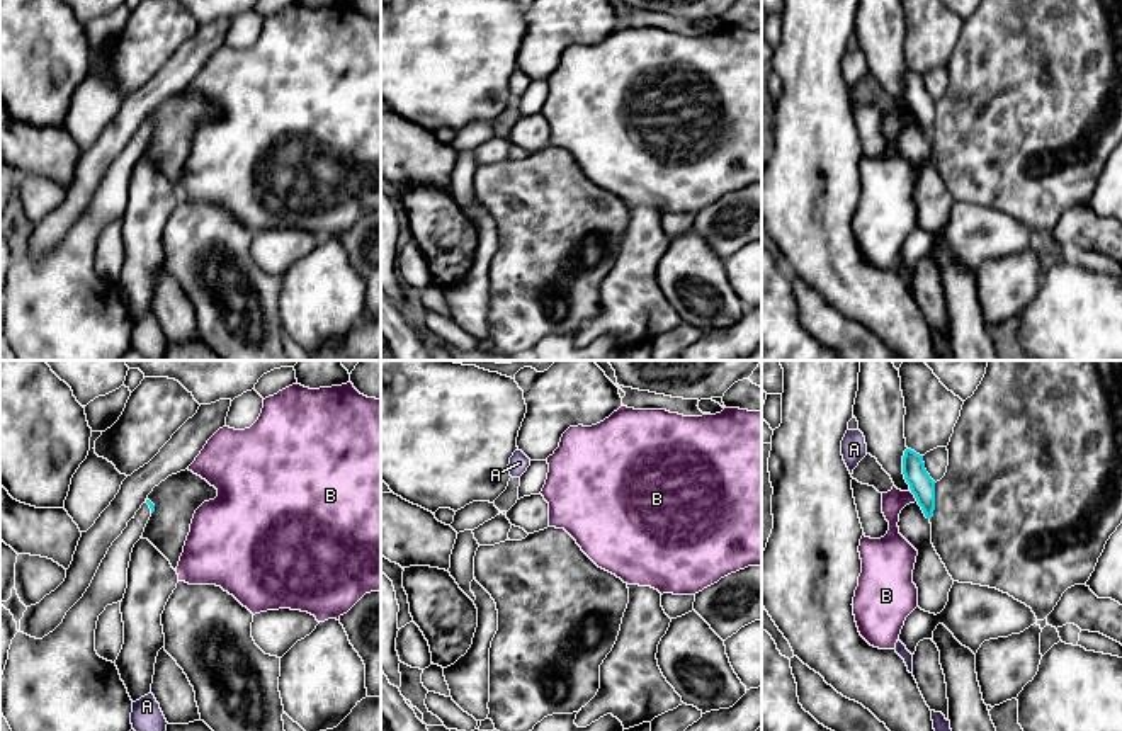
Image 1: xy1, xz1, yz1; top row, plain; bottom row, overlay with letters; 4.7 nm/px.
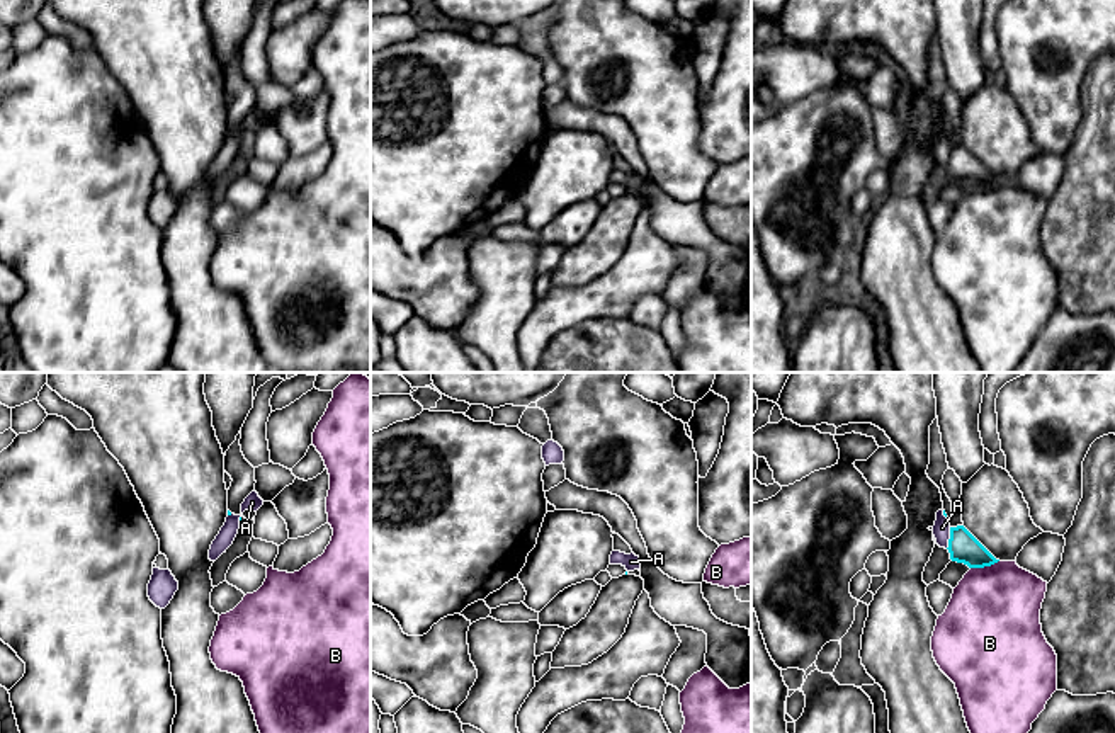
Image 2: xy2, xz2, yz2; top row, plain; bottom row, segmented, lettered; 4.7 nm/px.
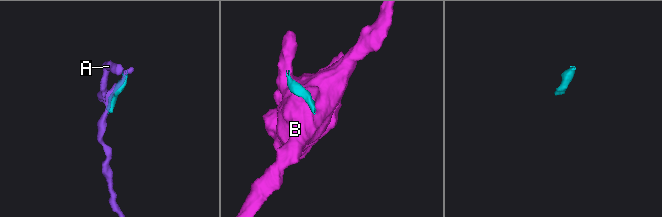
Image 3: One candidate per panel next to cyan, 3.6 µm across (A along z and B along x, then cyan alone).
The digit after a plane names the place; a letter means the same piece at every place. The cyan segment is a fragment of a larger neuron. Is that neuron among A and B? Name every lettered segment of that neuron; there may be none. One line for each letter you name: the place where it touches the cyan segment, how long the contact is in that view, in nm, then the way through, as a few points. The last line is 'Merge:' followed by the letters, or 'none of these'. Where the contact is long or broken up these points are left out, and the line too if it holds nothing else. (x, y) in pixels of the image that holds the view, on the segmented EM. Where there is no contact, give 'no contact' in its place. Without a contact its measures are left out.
Merge: none of these

